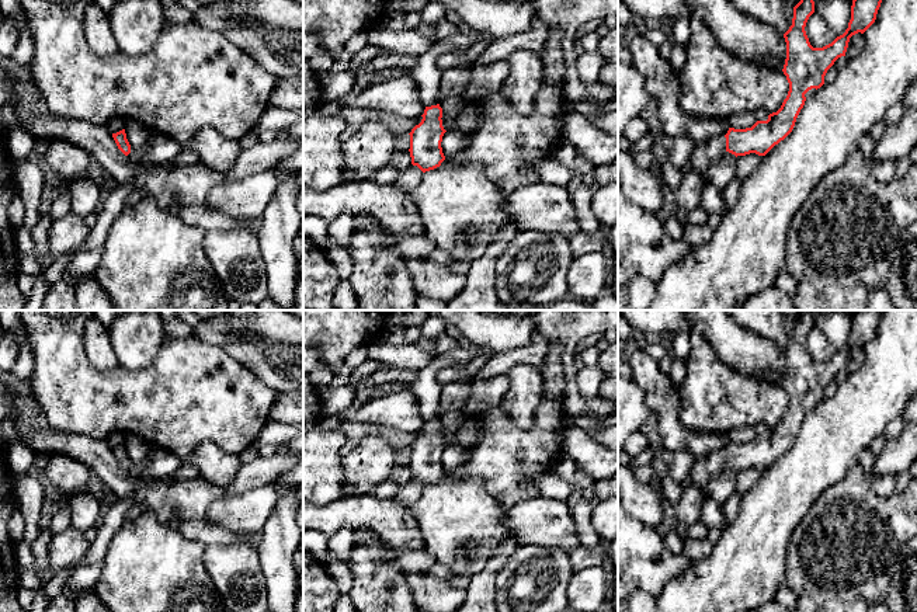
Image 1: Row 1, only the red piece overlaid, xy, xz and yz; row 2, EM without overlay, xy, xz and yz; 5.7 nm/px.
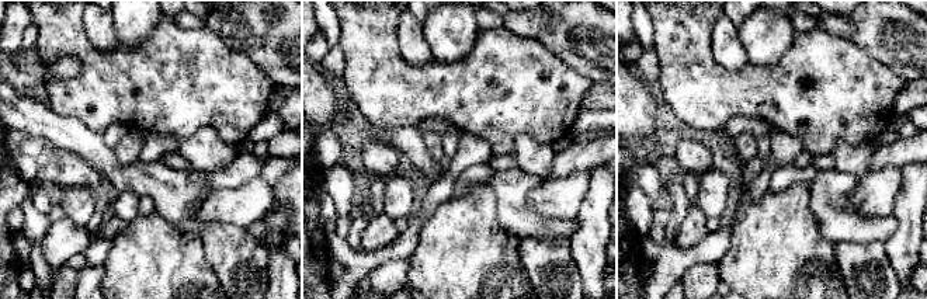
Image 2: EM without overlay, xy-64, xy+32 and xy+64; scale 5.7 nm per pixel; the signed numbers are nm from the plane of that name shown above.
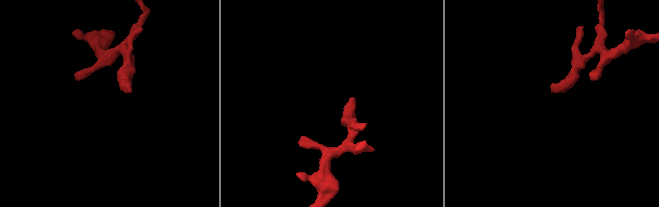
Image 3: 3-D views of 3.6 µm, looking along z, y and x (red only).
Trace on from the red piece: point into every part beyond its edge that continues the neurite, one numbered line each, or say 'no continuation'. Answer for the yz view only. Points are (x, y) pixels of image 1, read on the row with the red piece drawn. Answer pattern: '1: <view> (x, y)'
1: yz (701, 156)

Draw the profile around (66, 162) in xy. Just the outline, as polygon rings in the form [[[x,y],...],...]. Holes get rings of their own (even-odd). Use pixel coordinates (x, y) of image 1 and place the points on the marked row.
[[[62,139],[48,142],[46,166],[48,175],[53,175],[69,184],[90,175],[91,157],[77,145]]]

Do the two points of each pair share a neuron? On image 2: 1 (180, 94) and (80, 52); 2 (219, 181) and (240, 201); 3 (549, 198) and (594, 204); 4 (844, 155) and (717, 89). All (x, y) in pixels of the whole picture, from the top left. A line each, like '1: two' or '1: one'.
1: one
2: two
3: two
4: two

